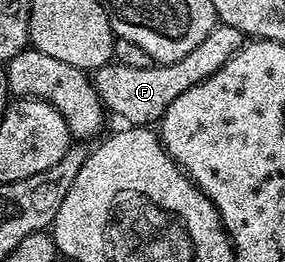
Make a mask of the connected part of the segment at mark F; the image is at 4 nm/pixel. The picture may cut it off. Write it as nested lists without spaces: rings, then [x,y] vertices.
[[[215,23],[214,29],[200,42],[200,46],[188,50],[180,62],[171,64],[151,63],[148,68],[136,68],[134,66],[124,66],[117,62],[111,62],[104,67],[97,69],[93,73],[92,83],[98,92],[98,100],[102,103],[103,109],[120,119],[126,120],[130,126],[150,126],[161,121],[163,114],[168,110],[168,106],[184,90],[199,84],[204,78],[216,74],[234,57],[235,52],[243,47],[244,37],[240,30],[232,30],[232,26]]]

